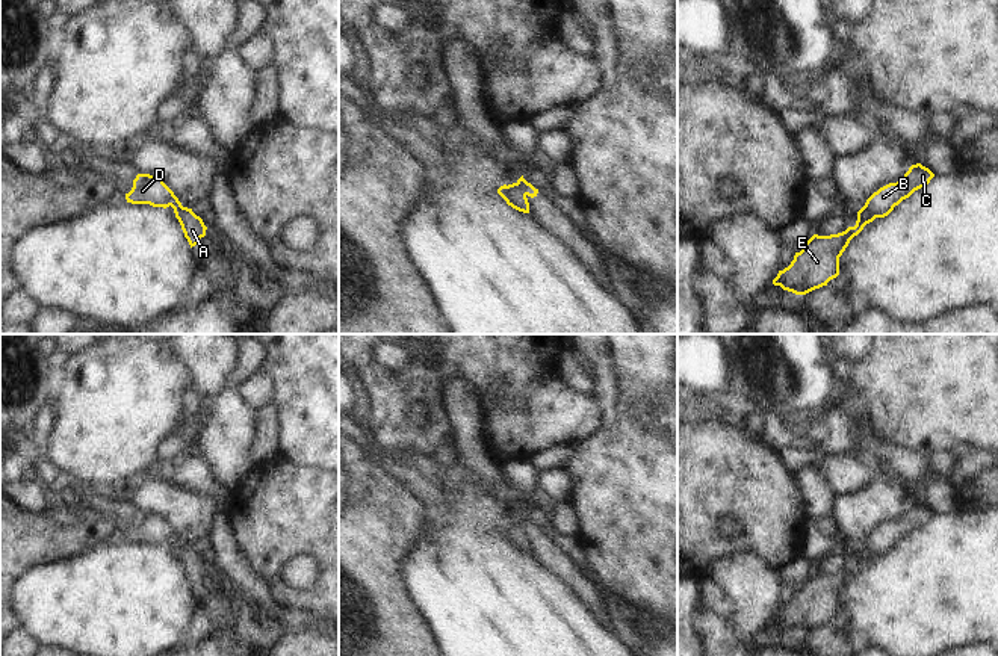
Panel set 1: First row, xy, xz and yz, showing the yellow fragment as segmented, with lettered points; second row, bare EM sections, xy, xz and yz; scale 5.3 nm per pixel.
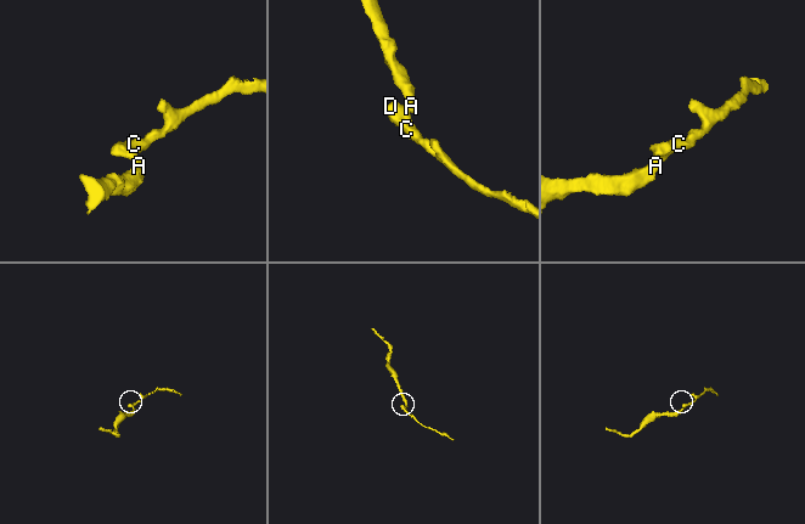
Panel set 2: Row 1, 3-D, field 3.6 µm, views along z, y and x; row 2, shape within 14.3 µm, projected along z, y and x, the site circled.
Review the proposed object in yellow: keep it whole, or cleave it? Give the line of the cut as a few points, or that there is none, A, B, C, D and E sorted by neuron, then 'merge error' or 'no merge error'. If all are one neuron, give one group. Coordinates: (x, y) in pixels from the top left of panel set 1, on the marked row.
cut in yz along (864, 206), (876, 216); A E / B C D; merge error

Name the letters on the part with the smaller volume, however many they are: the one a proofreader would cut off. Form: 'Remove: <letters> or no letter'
Remove: B, C, D.

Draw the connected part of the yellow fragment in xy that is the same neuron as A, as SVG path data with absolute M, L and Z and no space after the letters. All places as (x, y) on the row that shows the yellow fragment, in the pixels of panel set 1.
M181 207L175 213L175 218L178 219L191 248L206 236L207 227L204 225L203 219L192 212L192 209Z

